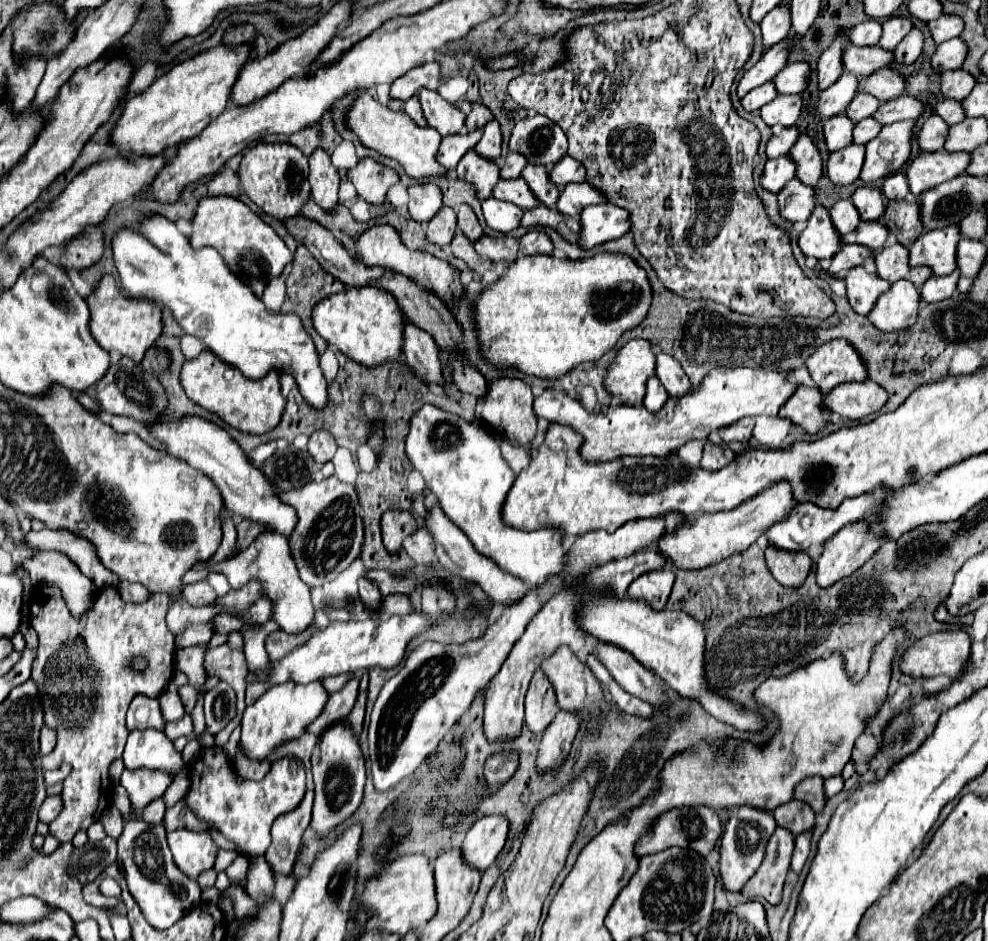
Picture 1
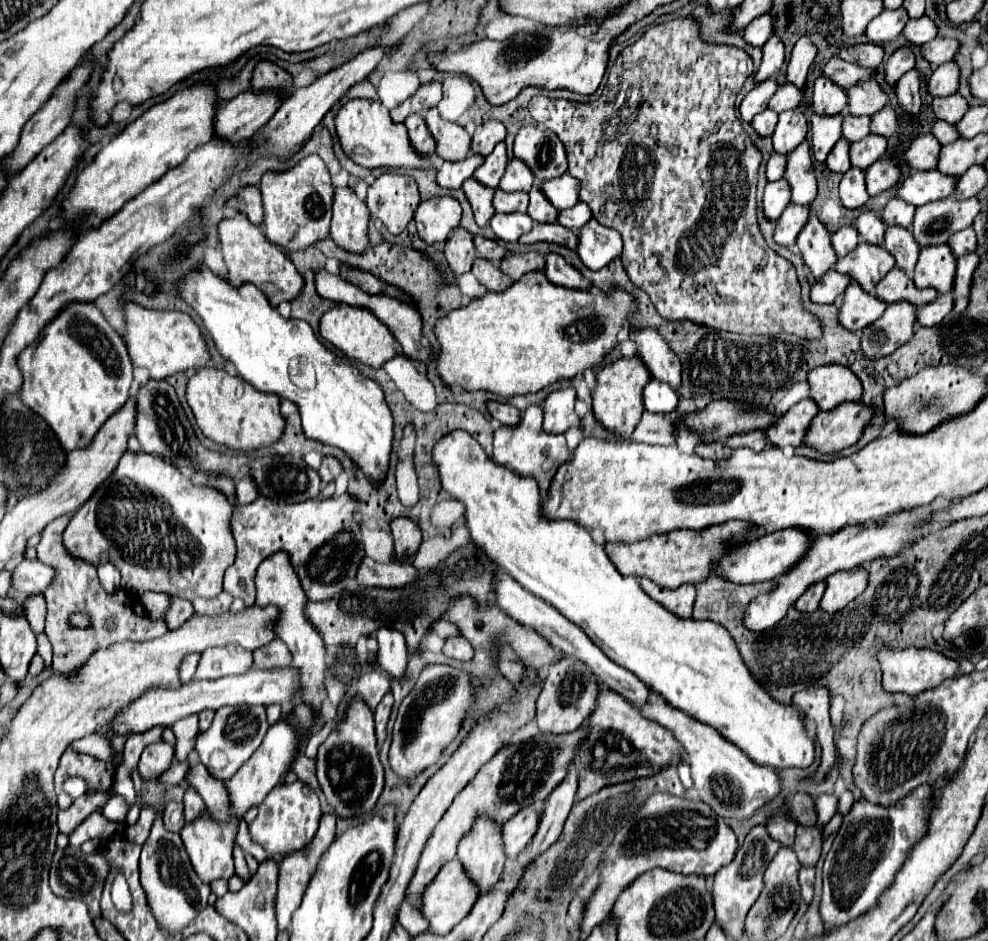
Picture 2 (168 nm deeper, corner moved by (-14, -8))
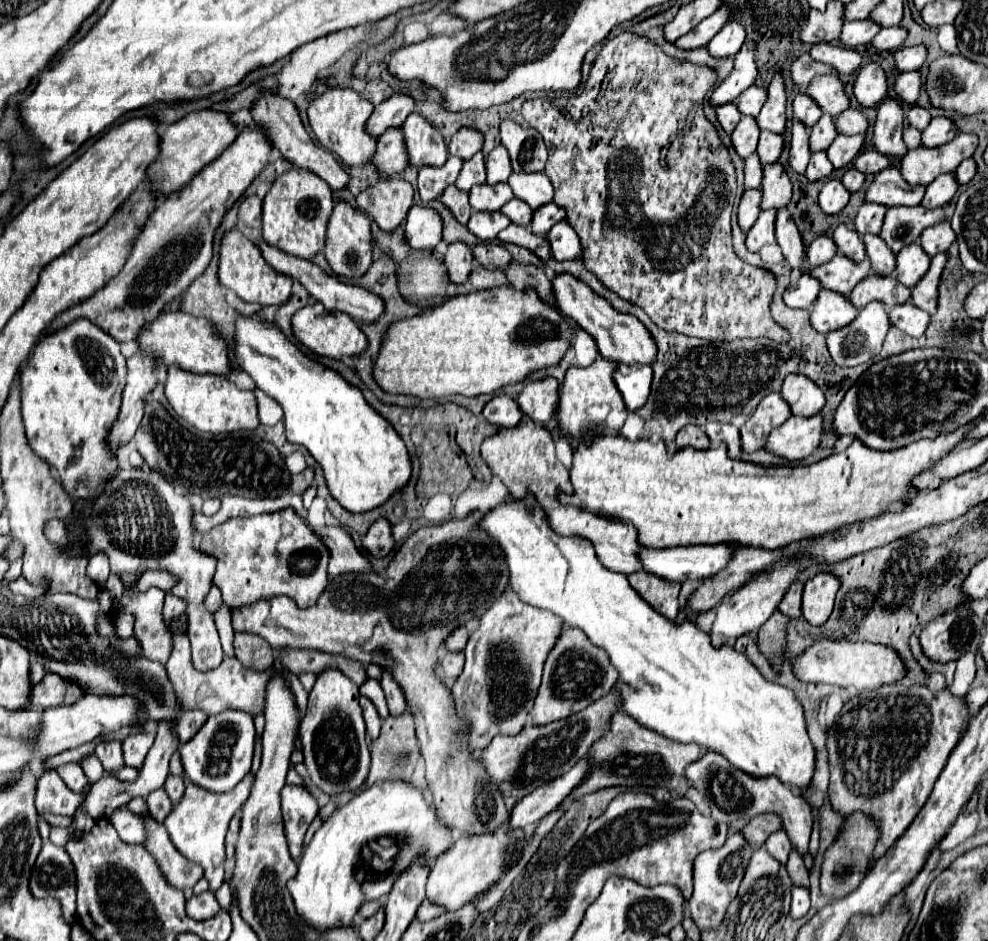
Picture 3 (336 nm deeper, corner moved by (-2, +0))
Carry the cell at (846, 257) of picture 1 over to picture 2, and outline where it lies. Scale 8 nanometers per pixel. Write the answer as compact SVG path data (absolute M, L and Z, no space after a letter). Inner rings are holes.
M828 270L810 290L810 300L816 304L834 304L836 296L842 294L846 290L846 286L850 284L848 276L842 276L834 270Z

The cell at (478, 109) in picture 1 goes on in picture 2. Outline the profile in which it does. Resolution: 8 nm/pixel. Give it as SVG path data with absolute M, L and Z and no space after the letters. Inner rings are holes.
M488 120L480 126L476 126L476 132L472 136L472 152L488 156L498 142L502 142L506 136L506 128L498 120Z

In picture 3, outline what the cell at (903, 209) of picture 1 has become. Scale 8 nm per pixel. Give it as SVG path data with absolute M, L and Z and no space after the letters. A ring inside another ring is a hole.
M864 234L862 240L866 244L866 254L872 262L872 272L870 274L890 276L896 270L896 256L890 250L890 246L876 234Z

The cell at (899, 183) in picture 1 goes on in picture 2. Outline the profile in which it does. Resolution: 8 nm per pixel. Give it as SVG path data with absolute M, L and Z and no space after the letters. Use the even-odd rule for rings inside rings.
M892 198L892 200L884 206L884 210L882 210L880 218L882 218L882 222L884 222L886 226L894 224L894 226L910 228L912 218L914 218L914 210L916 210L916 208L914 208L912 204L904 204L902 200Z

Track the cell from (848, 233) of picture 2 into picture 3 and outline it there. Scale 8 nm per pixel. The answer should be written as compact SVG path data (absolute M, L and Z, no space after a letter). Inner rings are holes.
M826 234L816 236L816 240L808 246L808 262L812 266L820 266L820 264L828 262L832 256L836 256L836 244Z

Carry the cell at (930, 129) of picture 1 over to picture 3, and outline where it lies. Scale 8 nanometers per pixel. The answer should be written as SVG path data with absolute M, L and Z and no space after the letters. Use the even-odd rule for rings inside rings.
M870 148L864 154L860 154L854 164L856 164L858 170L862 170L866 174L876 174L876 172L880 172L884 168L890 168L890 166L900 168L902 166L902 158L892 158L888 154L882 154L882 152Z

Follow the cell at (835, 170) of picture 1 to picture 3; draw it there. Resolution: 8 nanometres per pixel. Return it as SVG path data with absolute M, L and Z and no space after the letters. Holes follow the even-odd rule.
M830 178L824 188L820 190L820 208L826 212L826 214L838 214L846 204L848 204L848 198L850 198L850 192L842 186L842 180L840 178Z

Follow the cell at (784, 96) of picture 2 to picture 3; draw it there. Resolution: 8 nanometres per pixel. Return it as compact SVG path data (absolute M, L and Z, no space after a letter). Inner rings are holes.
M750 86L750 88L746 88L746 92L742 92L736 98L738 110L746 116L758 116L758 112L762 110L762 106L766 102L766 96L768 96L768 90L764 86Z

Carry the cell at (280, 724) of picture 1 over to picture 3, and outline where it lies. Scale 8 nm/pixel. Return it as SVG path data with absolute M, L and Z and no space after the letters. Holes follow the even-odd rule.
M248 772L230 792L208 792L204 788L198 788L192 782L186 782L186 792L180 800L178 806L172 808L172 812L168 814L168 818L164 820L164 826L168 828L170 840L174 842L174 846L178 848L180 854L184 854L188 860L192 860L194 864L204 868L204 876L210 882L210 890L214 892L218 888L218 884L222 884L224 880L224 836L228 832L228 824L232 820L232 816L242 808L242 804L248 800L252 784L254 784L254 774Z

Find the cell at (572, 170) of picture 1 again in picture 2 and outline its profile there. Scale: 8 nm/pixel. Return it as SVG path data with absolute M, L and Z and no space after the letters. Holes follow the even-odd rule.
M564 174L554 180L546 180L546 182L534 182L534 186L538 186L538 190L544 192L546 200L550 200L550 204L554 204L554 208L558 210L572 208L578 202L580 184L570 174Z

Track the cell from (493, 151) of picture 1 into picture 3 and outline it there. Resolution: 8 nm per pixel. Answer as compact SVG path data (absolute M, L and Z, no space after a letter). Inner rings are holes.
M478 152L474 158L470 158L468 162L464 162L460 176L456 180L456 186L464 192L468 192L472 186L476 184L484 184L486 182L486 164L484 164L484 154Z

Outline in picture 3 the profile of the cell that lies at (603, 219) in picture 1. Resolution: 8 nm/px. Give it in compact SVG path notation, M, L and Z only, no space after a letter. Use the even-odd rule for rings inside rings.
M560 220L558 224L554 224L554 228L546 236L550 240L552 256L556 260L574 260L580 258L584 252L584 246L568 220Z

